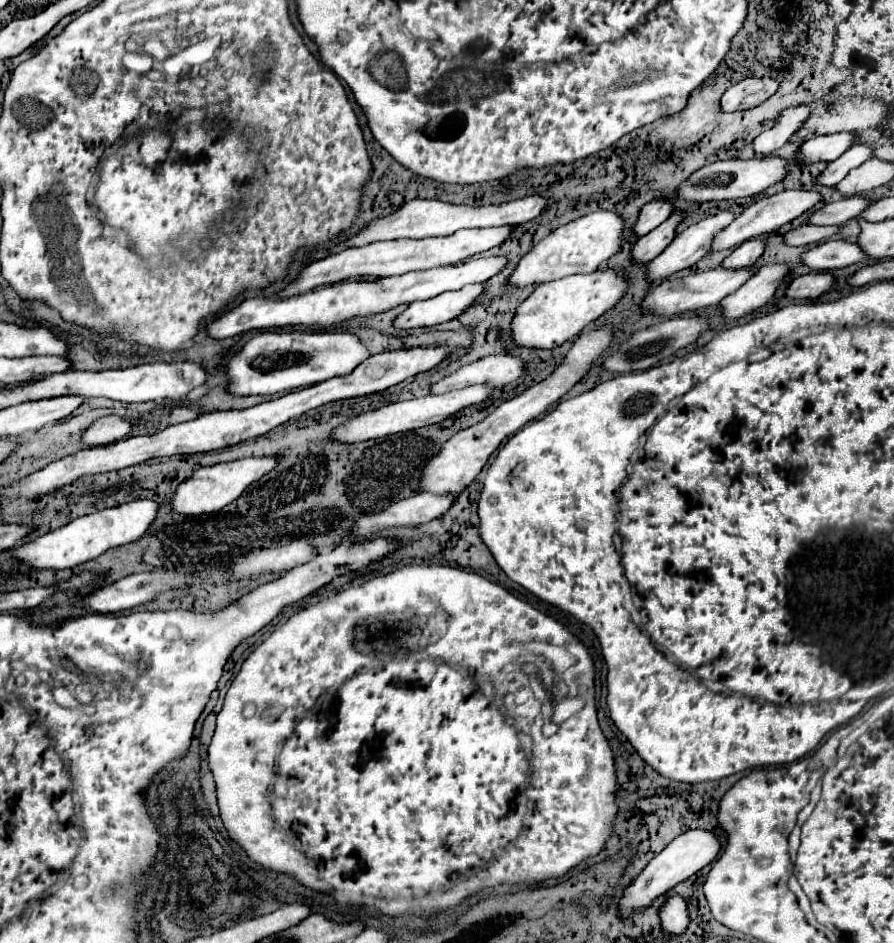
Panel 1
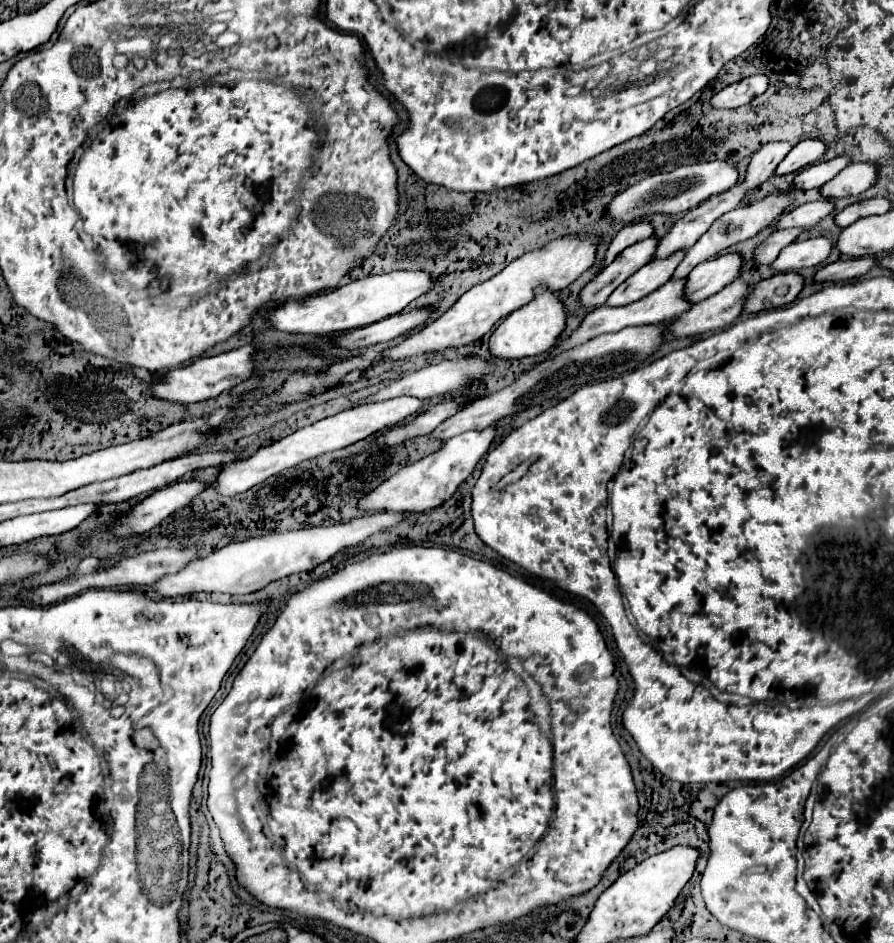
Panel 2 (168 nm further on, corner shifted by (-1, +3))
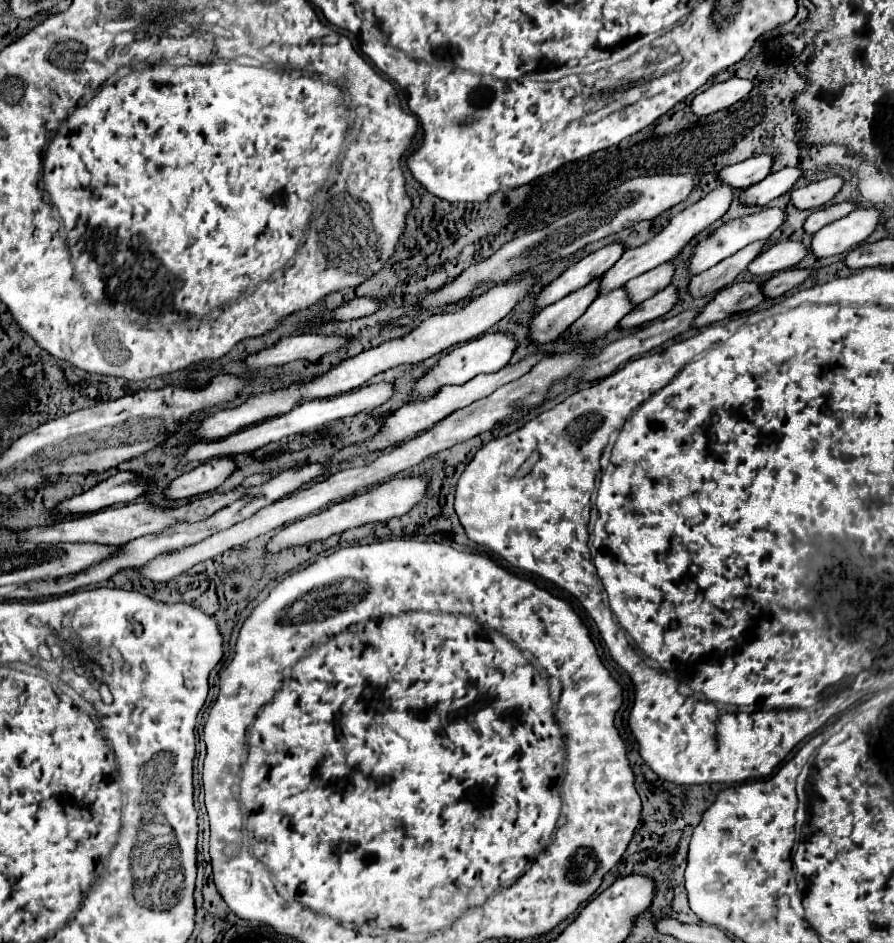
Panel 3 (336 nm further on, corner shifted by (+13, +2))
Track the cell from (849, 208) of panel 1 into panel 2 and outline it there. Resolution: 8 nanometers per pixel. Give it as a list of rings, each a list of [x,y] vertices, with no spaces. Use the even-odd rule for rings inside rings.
[[[816,201],[816,203],[804,203],[788,213],[782,213],[778,219],[776,229],[788,229],[788,227],[804,227],[810,229],[814,227],[822,217],[826,217],[834,209],[832,201]]]

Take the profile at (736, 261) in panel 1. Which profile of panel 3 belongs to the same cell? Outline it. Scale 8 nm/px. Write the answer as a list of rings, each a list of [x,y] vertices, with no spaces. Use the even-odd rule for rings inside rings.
[[[666,286],[664,290],[660,290],[656,296],[644,300],[642,304],[638,304],[630,314],[626,314],[618,326],[622,328],[636,328],[642,326],[646,322],[652,322],[656,318],[662,318],[664,314],[668,314],[678,302],[678,288],[676,286]]]

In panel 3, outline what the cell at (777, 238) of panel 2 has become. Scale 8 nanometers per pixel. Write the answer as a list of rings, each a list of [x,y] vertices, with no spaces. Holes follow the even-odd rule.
[[[764,240],[752,242],[746,248],[742,248],[738,254],[732,254],[732,256],[724,258],[722,262],[718,262],[716,266],[708,268],[706,272],[694,276],[692,282],[690,282],[690,286],[688,286],[690,294],[692,296],[706,296],[706,294],[718,292],[718,290],[726,288],[728,284],[732,284],[734,278],[742,270],[746,270],[746,266],[762,252],[764,244],[766,244]]]

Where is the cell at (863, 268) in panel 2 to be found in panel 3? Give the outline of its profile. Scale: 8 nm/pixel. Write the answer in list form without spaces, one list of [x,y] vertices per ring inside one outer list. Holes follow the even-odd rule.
[[[794,268],[794,270],[786,270],[786,272],[780,272],[776,276],[772,276],[768,282],[762,284],[762,290],[768,298],[778,298],[778,296],[784,296],[786,292],[790,292],[792,288],[800,286],[806,278],[810,278],[816,270],[800,270],[800,268]]]

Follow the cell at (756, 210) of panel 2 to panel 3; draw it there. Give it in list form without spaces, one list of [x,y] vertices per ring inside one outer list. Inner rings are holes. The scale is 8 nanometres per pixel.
[[[670,260],[658,268],[644,272],[638,278],[632,278],[630,282],[626,282],[626,290],[632,298],[632,302],[640,304],[642,300],[646,300],[646,298],[654,296],[656,292],[660,292],[662,288],[666,288],[672,282],[674,270],[676,270],[676,262]]]

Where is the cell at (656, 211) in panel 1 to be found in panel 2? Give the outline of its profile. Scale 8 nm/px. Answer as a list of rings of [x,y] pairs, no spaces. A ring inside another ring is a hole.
[[[640,221],[640,223],[630,223],[630,225],[624,225],[618,235],[614,237],[614,241],[610,243],[608,251],[604,253],[604,261],[602,261],[602,267],[608,267],[616,255],[620,255],[626,247],[638,243],[638,241],[644,241],[646,237],[652,237],[654,229],[648,221]]]

